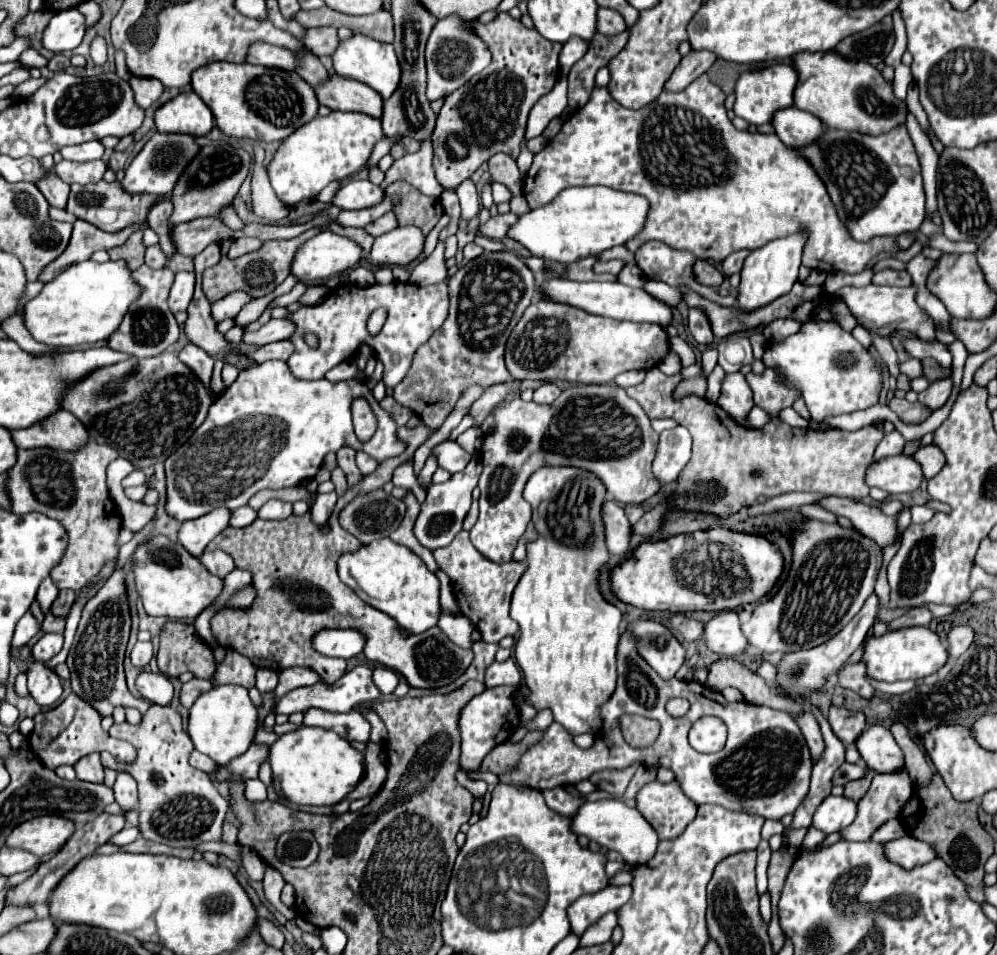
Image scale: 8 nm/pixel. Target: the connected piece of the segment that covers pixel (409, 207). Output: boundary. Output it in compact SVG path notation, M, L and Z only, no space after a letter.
M405 181L393 182L385 193L400 197L400 202L393 208L398 224L414 224L428 234L442 216L438 200L422 194Z

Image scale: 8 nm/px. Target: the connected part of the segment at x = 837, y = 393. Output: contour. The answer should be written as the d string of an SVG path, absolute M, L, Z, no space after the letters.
M806 322L800 332L782 342L768 340L762 356L766 368L772 368L786 388L794 388L806 402L812 420L834 414L850 414L878 404L882 390L882 368L878 360L838 324Z

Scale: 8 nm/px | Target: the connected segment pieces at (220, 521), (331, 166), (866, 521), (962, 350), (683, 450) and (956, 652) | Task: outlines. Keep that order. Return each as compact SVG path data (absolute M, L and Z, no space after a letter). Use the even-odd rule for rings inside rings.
M218 508L206 516L200 516L198 520L188 520L178 530L178 542L196 558L204 552L208 542L218 536L230 520L230 510Z
M330 112L328 116L316 116L282 142L268 166L270 184L276 196L288 206L312 200L330 182L344 180L358 172L368 162L374 144L382 136L380 120L362 112Z
M834 496L822 500L822 506L832 510L834 514L846 516L856 530L860 530L864 536L874 540L880 548L894 544L900 536L900 528L898 528L900 512L894 516L886 516L876 506L852 502L848 498L834 498Z
M955 341L949 345L950 354L952 354L952 380L954 380L954 390L952 390L952 398L958 398L958 388L960 388L960 380L962 380L962 370L964 370L964 362L968 358L968 352L964 344L960 341Z
M682 426L674 430L664 430L660 434L656 458L652 464L652 472L660 480L660 484L668 484L678 478L678 474L690 460L690 446L690 432Z
M956 626L948 632L946 636L946 642L948 642L948 654L950 654L950 660L956 660L960 658L968 646L972 644L974 640L974 632L970 626Z

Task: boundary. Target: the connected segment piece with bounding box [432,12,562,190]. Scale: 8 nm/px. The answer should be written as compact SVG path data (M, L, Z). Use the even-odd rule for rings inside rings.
M502 12L488 24L472 20L470 30L488 44L492 62L462 88L446 96L438 114L432 134L434 170L438 182L446 190L456 188L462 180L470 178L480 164L496 152L504 152L516 160L520 154L520 142L524 140L528 112L558 80L558 54L562 44L548 42L538 36L536 30L528 30L520 20L510 18L510 14Z

